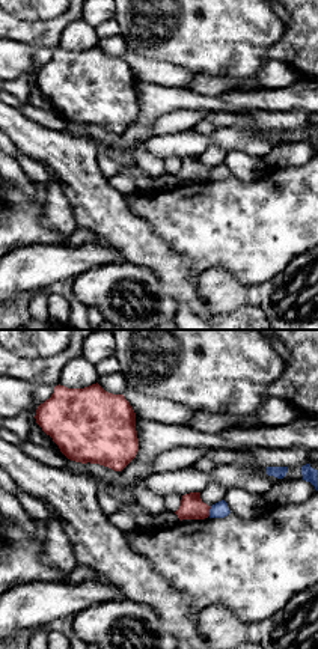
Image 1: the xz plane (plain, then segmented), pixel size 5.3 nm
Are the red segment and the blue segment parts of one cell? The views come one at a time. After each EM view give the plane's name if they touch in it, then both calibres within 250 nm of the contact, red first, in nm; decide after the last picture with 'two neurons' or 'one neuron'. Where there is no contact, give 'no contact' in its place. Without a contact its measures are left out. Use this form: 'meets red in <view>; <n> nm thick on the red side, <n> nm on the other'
meets red in xz; 130 nm thick on the red side, 90 nm on the other

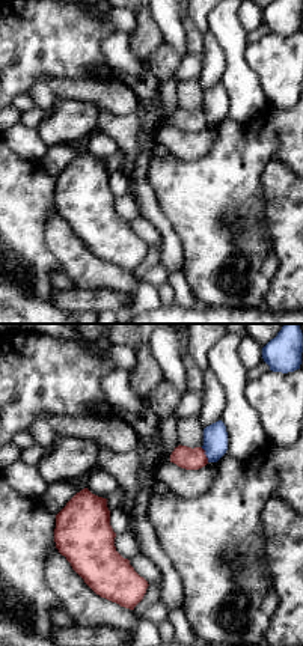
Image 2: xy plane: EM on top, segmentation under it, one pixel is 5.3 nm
meets red in xy; 120 nm thick on the red side, 130 nm on the other

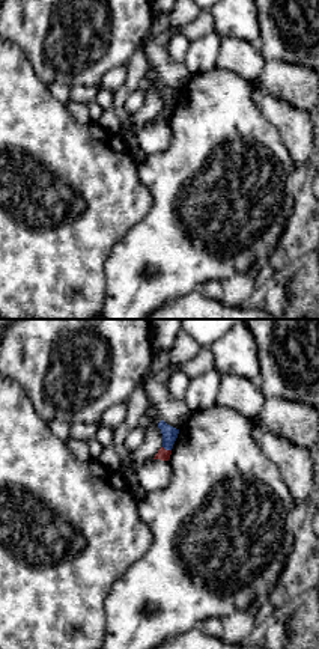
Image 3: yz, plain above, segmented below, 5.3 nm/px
meets red in yz; 60 nm thick on the red side, 80 nm on the other

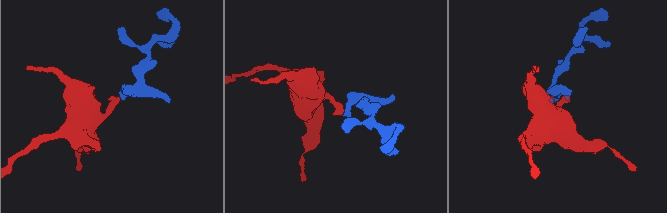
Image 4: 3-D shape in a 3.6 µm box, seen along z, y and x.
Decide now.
two neurons

